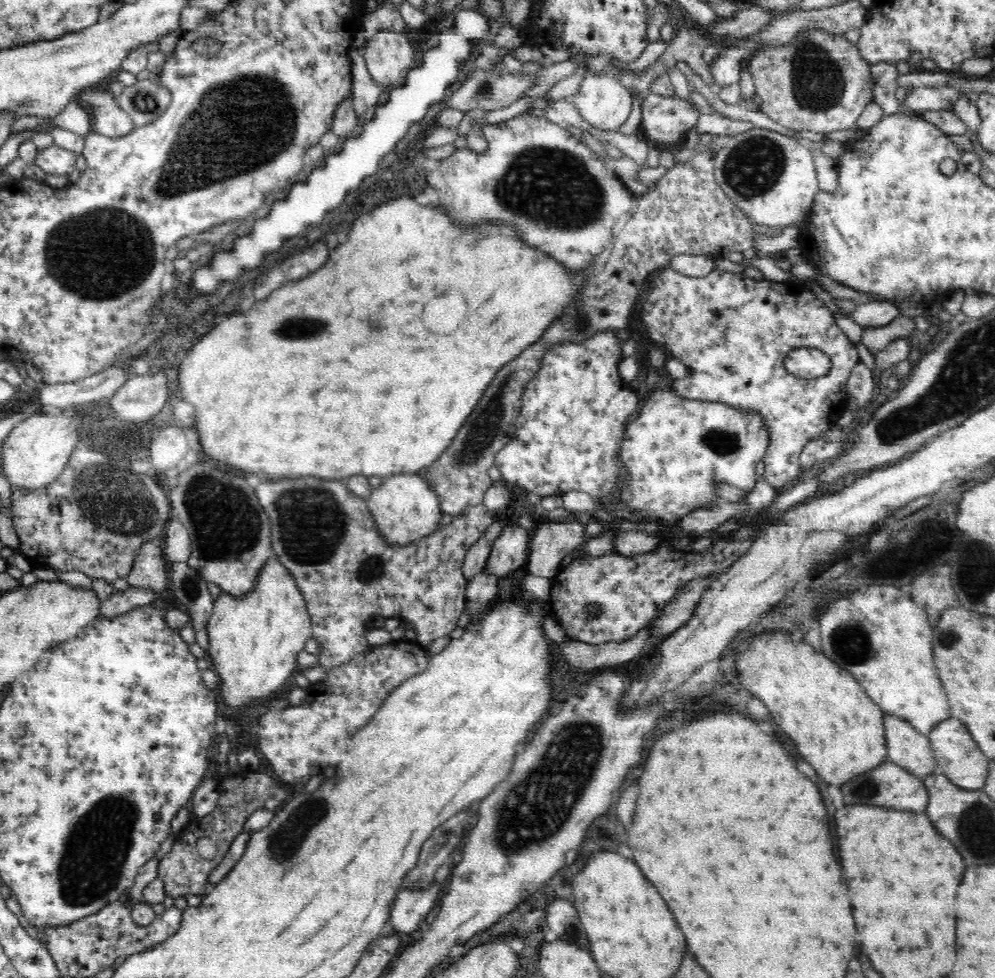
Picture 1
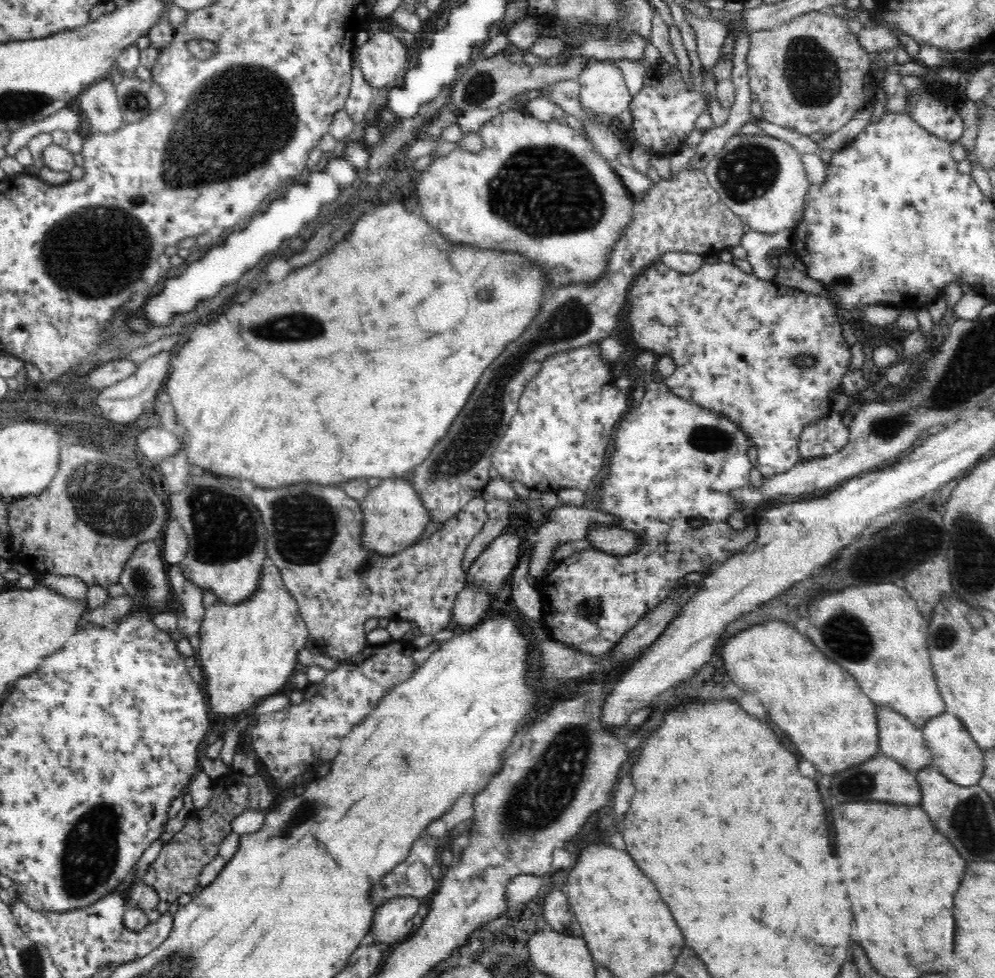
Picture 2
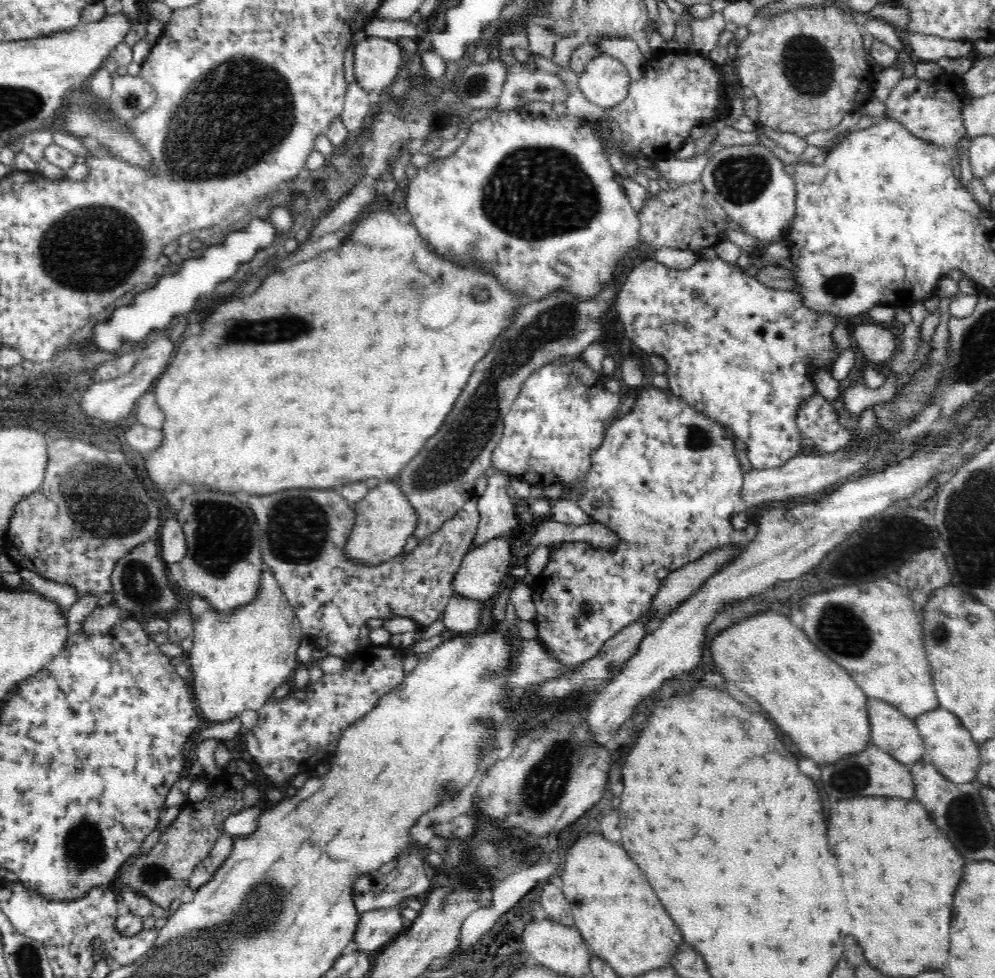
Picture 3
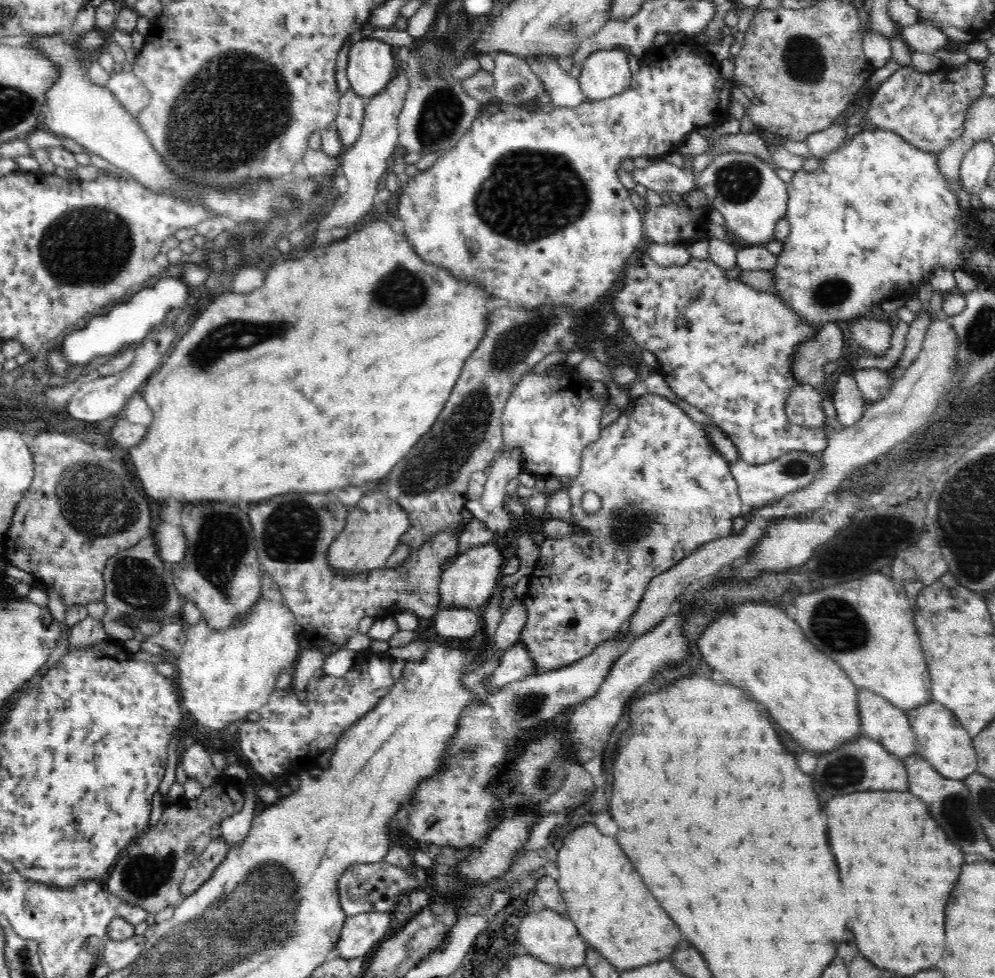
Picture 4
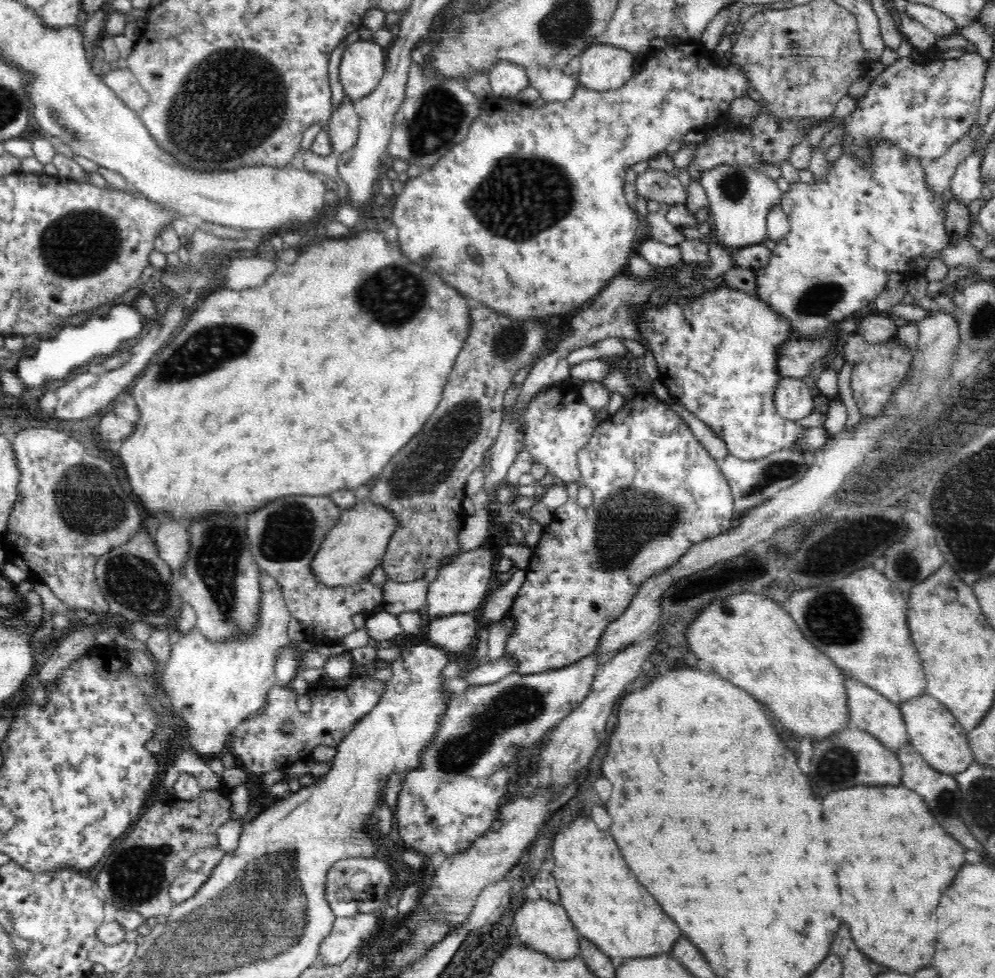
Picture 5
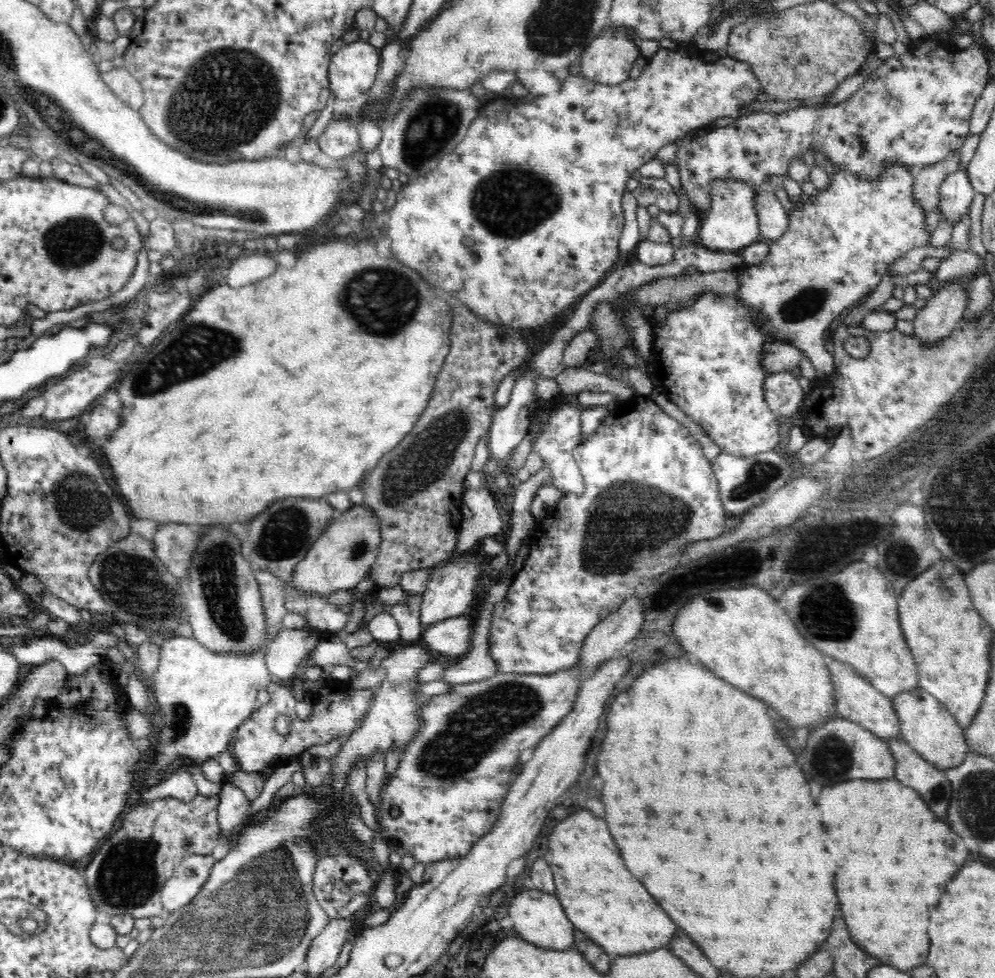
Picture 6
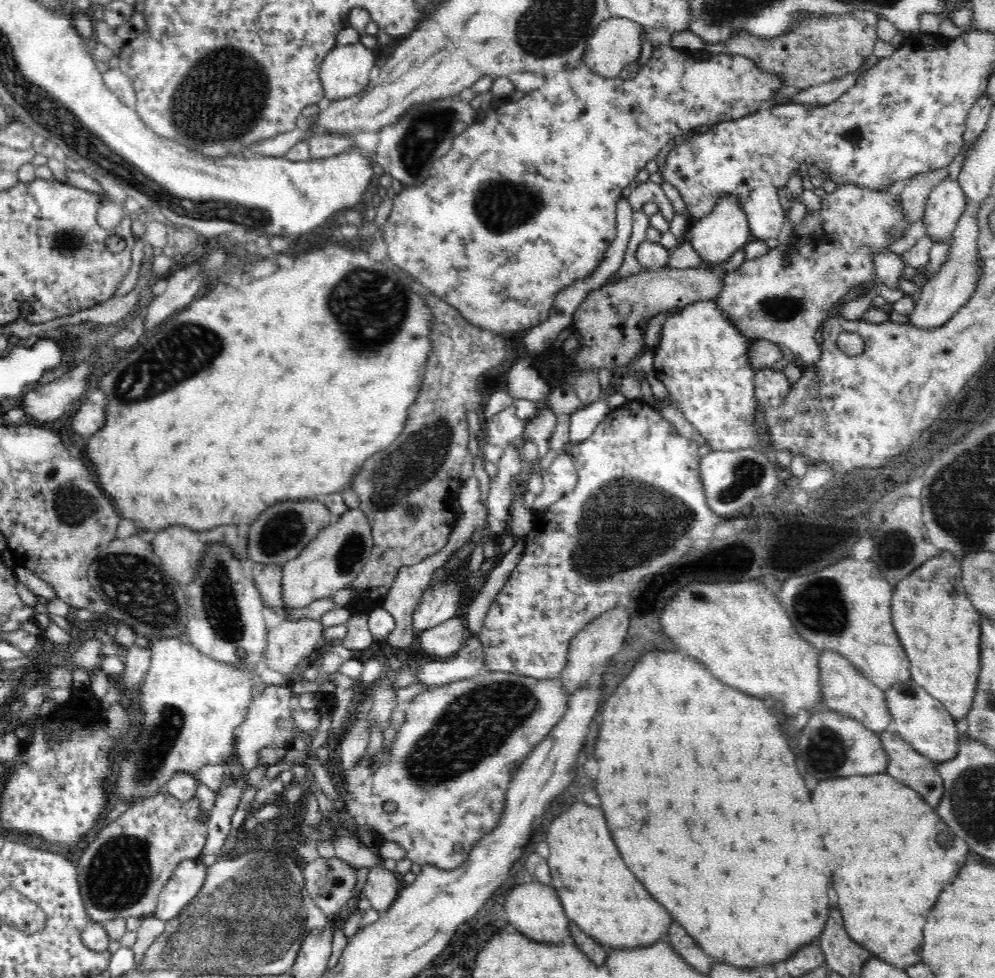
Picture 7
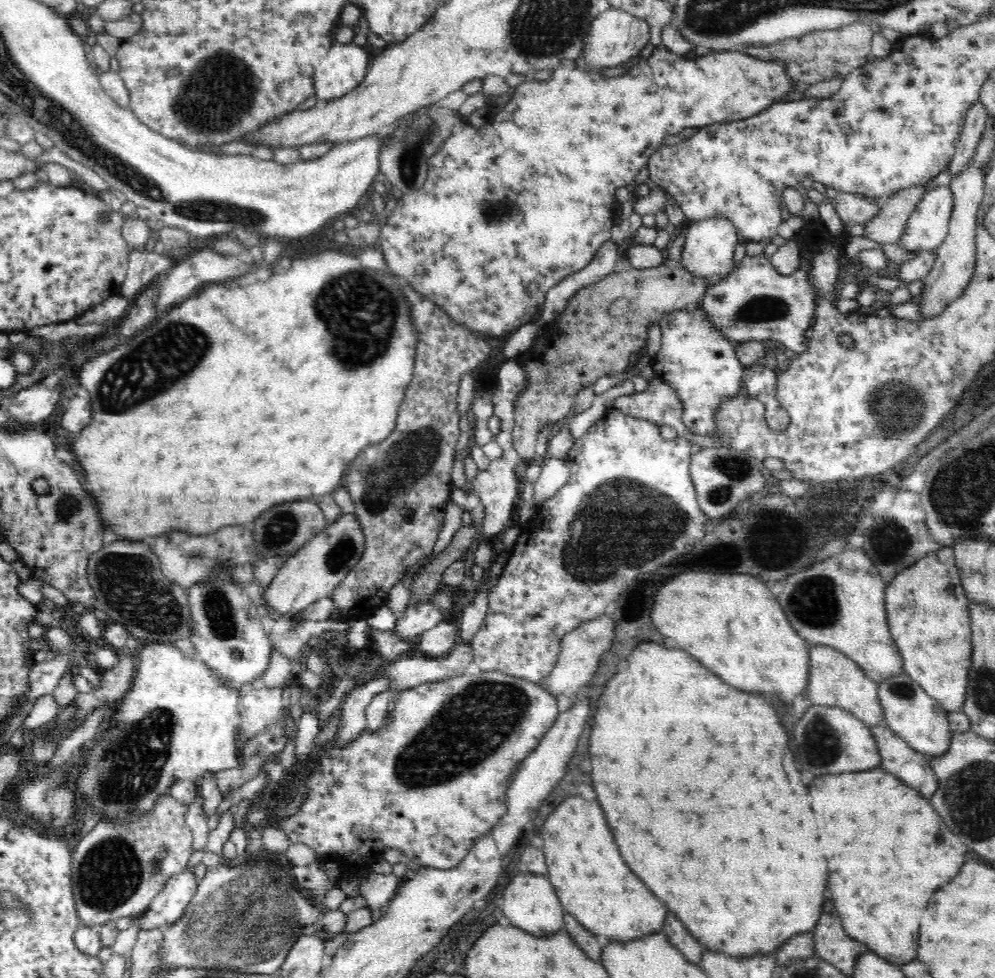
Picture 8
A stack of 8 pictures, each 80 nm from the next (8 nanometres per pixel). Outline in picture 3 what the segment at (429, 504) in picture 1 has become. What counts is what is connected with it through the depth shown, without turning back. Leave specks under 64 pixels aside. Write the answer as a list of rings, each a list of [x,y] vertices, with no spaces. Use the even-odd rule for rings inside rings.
[[[391,480],[380,481],[379,485],[369,489],[366,496],[353,504],[353,526],[345,544],[341,546],[341,554],[356,566],[375,567],[390,559],[400,556],[408,538],[416,528],[416,511],[409,506],[408,499]]]

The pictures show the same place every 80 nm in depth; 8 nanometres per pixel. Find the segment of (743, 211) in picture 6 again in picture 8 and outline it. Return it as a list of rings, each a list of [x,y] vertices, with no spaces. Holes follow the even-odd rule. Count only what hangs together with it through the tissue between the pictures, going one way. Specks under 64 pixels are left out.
[[[716,215],[712,219],[694,221],[694,223],[684,230],[686,244],[681,256],[680,266],[690,272],[690,275],[696,275],[698,279],[710,278],[710,276],[730,275],[736,266],[734,260],[734,250],[740,242],[741,236],[738,235],[736,227],[722,215]]]

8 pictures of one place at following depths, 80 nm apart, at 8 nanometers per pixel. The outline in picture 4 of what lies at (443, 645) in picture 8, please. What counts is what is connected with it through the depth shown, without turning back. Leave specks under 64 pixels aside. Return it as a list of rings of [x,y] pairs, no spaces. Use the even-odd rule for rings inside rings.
[[[446,607],[434,616],[434,630],[438,637],[448,644],[462,644],[462,640],[472,638],[478,628],[479,611],[464,607]]]

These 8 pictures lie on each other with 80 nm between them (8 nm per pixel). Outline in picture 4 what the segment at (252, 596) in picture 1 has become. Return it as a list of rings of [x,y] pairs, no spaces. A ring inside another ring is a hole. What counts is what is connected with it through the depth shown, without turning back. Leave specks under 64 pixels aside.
[[[268,574],[261,575],[261,596],[252,612],[240,624],[226,630],[216,632],[208,624],[198,622],[188,626],[186,644],[178,658],[178,686],[182,694],[182,710],[192,716],[196,722],[194,726],[210,728],[208,746],[222,747],[222,737],[218,736],[226,726],[232,722],[238,723],[246,716],[255,716],[256,713],[268,702],[268,697],[275,690],[276,680],[282,672],[293,668],[300,656],[297,638],[299,630],[293,613],[285,604],[283,595],[276,582]]]

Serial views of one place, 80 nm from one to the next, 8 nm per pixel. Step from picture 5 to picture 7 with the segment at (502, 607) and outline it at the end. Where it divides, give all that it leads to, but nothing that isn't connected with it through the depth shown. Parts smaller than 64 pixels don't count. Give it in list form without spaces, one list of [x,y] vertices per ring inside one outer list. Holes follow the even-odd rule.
[[[477,634],[466,636],[464,645],[454,657],[448,657],[442,662],[410,664],[412,669],[416,669],[416,683],[450,684],[456,680],[464,680],[465,677],[478,675],[483,669],[484,653],[477,640]]]

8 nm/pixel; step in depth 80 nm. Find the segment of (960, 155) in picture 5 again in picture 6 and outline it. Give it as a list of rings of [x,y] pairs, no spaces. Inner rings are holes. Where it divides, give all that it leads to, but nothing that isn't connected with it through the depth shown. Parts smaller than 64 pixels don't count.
[[[958,149],[958,151],[948,155],[942,162],[919,169],[914,173],[915,181],[914,188],[912,188],[914,199],[916,199],[916,203],[922,205],[924,213],[926,213],[924,229],[930,234],[940,222],[940,212],[936,211],[936,206],[940,202],[940,186],[950,174],[957,172],[959,167],[960,153]]]

